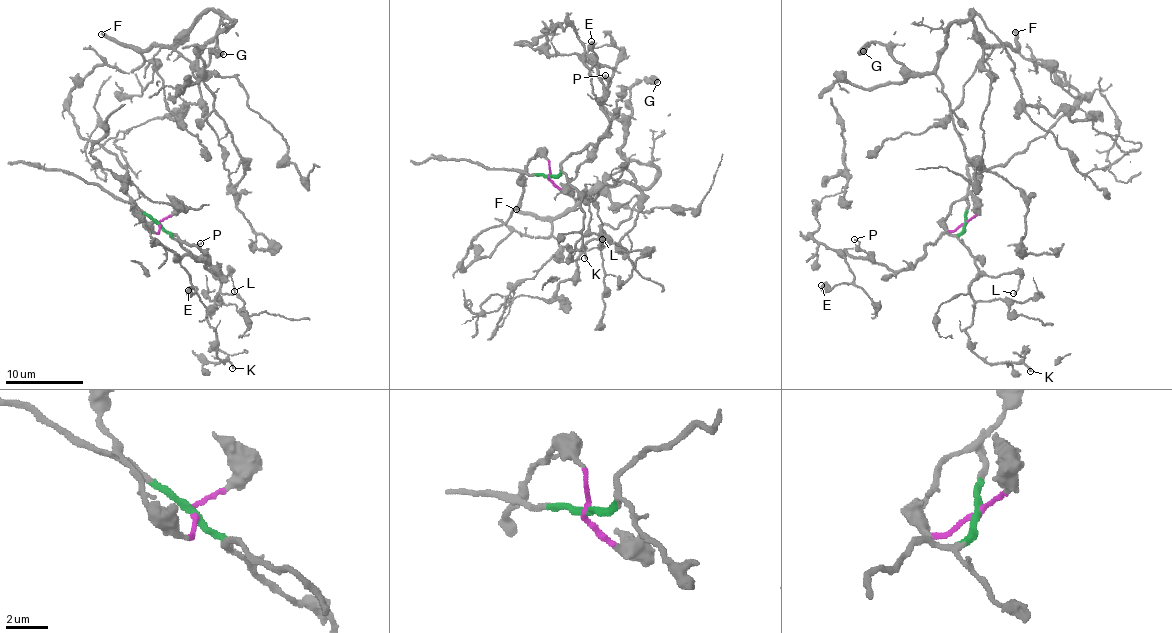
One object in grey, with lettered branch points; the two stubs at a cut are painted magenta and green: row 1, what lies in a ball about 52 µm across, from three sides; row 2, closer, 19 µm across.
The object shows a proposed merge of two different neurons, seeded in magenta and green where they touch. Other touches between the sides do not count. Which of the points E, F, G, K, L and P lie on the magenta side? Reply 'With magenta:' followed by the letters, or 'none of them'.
With magenta: F, G

